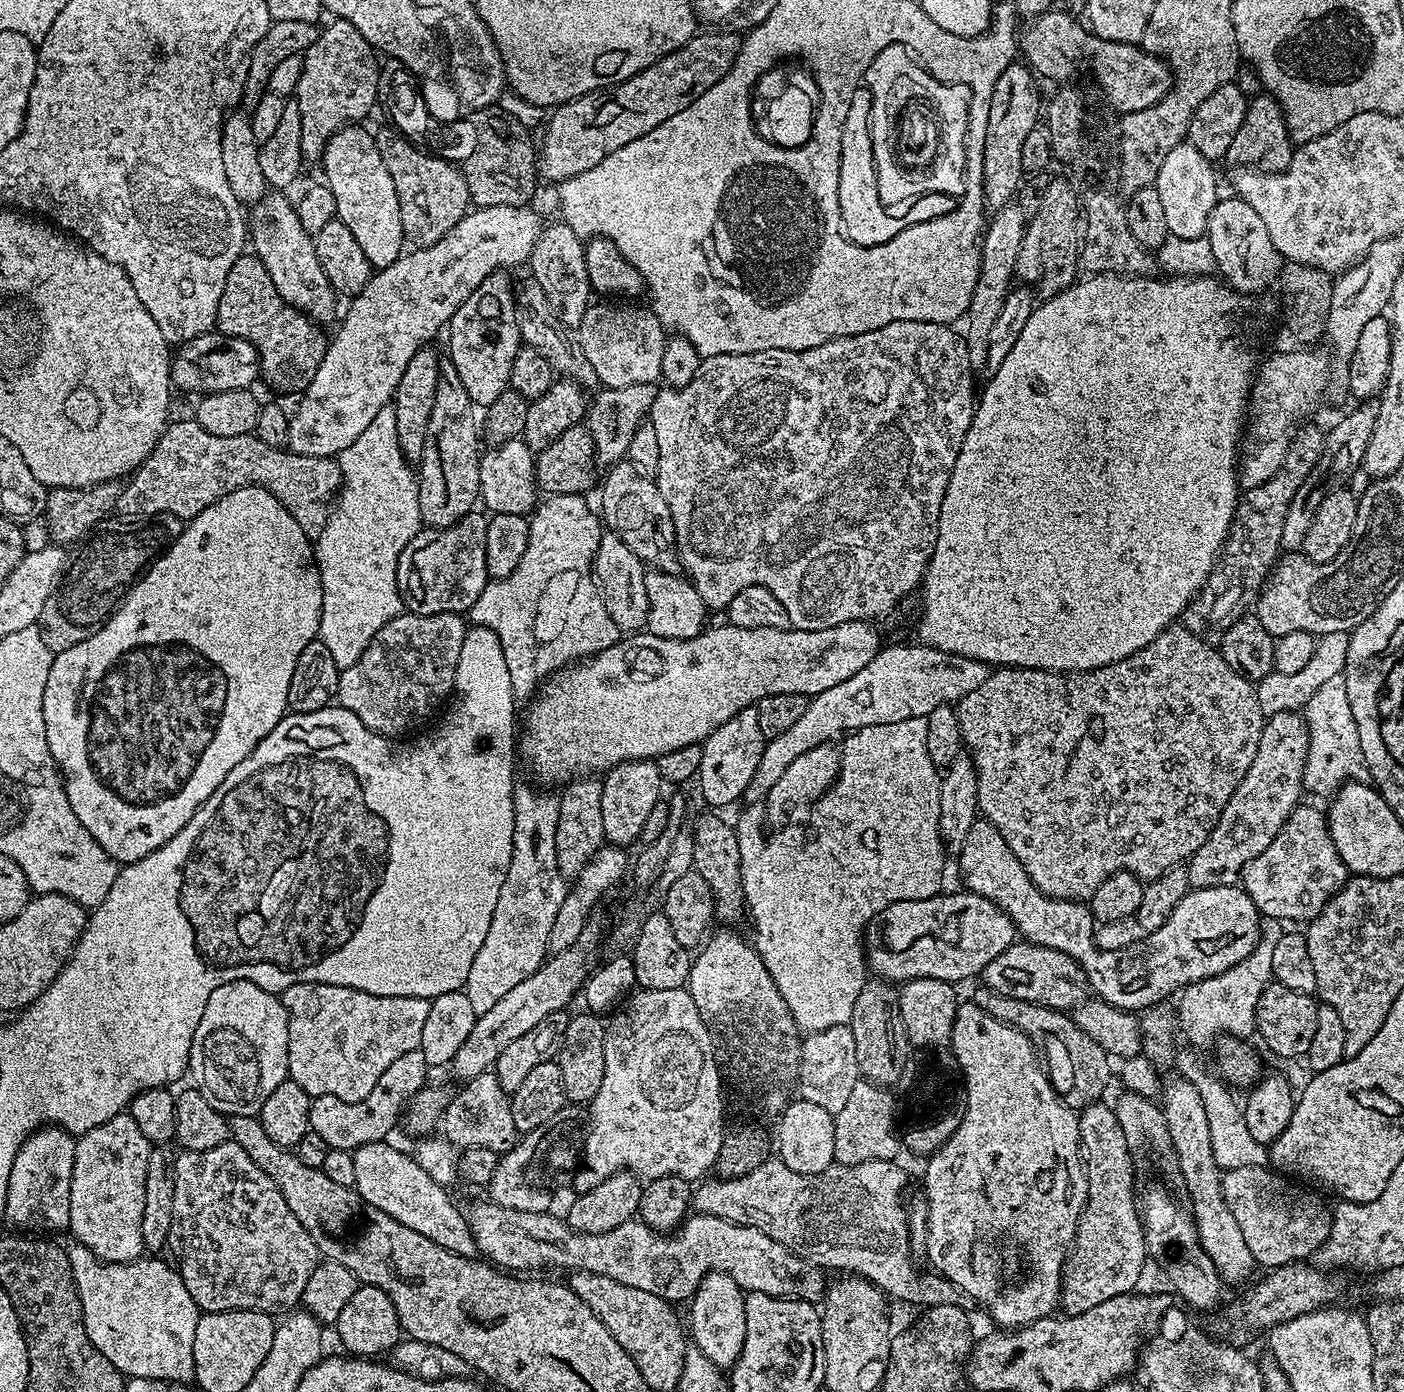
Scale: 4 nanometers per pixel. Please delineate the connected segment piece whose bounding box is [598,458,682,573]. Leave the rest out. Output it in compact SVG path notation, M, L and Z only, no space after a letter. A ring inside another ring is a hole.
M627 458L611 465L603 473L600 488L598 512L607 531L613 532L649 569L658 572L681 571L680 554L676 551L676 531L666 498L658 490L655 479L638 474ZM604 480L604 485L603 484Z

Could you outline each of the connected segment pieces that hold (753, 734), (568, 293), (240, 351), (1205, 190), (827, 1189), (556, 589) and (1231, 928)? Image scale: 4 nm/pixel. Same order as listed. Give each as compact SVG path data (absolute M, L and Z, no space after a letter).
M753 706L734 714L730 722L722 722L718 730L714 730L702 741L702 766L698 777L700 796L705 800L707 807L712 810L724 810L727 804L732 804L743 797L744 791L750 786L750 778L754 778L754 770L758 770L758 762L762 762L766 741L762 734L762 726L758 726L758 710Z
M557 222L549 228L547 225L541 229L538 242L534 242L532 256L527 262L527 267L532 268L531 279L536 280L538 286L542 286L542 294L546 294L550 310L554 310L554 314L569 330L579 329L582 314L586 314L594 296L590 274L586 270L584 245L585 241L578 234L574 234L568 224Z
M219 330L204 332L198 338L190 338L175 349L170 360L172 382L184 392L196 392L209 396L226 390L251 389L255 380L261 379L260 355L250 342L237 336L225 336Z
M1187 142L1174 146L1158 169L1155 187L1164 208L1168 235L1178 238L1198 238L1208 231L1210 214L1218 199L1213 161L1207 160Z
M769 1158L745 1176L705 1179L699 1185L701 1188L697 1187L693 1191L692 1208L702 1216L726 1218L735 1224L762 1230L762 1234L786 1246L794 1255L815 1264L821 1270L841 1268L841 1273L863 1276L893 1301L905 1300L908 1304L924 1304L928 1308L949 1304L965 1310L971 1309L974 1304L972 1296L951 1284L944 1276L932 1270L927 1270L921 1276L916 1273L916 1268L912 1265L914 1249L912 1237L908 1235L906 1200L903 1200L908 1176L898 1165L896 1160L861 1164L834 1162L826 1170L822 1170L822 1174L798 1174L780 1159Z
M549 495L539 501L528 521L530 542L518 567L505 580L492 580L474 602L470 610L471 623L478 628L489 628L502 642L506 670L510 670L510 686L517 701L531 701L540 685L560 668L597 656L602 650L614 646L622 638L621 630L614 626L614 618L604 605L604 593L594 575L594 561L602 535L602 520L597 509L584 501L583 495Z
M977 818L970 834L966 834L966 842L958 853L960 860L960 876L964 879L963 887L982 898L990 898L1016 925L1016 931L1027 943L1046 946L1050 950L1060 950L1062 954L1070 954L1082 966L1088 976L1091 991L1106 1004L1125 1010L1151 1010L1165 1003L1171 992L1179 988L1187 989L1189 985L1202 982L1206 978L1214 978L1230 966L1238 966L1254 950L1262 935L1262 917L1247 892L1240 886L1218 886L1217 888L1194 888L1189 890L1186 898L1178 902L1174 914L1158 929L1150 932L1144 939L1128 948L1116 950L1100 949L1096 944L1097 923L1092 918L1092 909L1087 903L1079 900L1059 900L1050 898L1034 886L1030 874L1022 870L1022 862L1014 858L1014 850L1006 846L1006 838L998 834L998 830L990 821Z

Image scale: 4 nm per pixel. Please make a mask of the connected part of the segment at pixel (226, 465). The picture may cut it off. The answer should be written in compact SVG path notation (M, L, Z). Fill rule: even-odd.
M194 418L188 420L173 419L165 427L160 441L154 446L151 456L147 456L130 479L120 490L120 497L115 506L117 513L124 516L148 516L144 518L159 518L176 516L185 522L194 519L206 506L218 502L226 494L230 494L239 488L251 488L259 486L267 488L278 502L296 519L298 526L306 534L310 541L316 541L322 534L322 526L326 526L328 513L334 507L334 501L342 487L340 479L340 461L330 456L303 456L284 448L266 446L255 436L235 436L234 438L222 438L222 434L210 434L210 430L203 428Z

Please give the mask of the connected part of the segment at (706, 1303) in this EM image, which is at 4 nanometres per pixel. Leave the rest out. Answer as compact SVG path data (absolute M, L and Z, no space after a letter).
M708 1272L687 1305L691 1343L721 1370L731 1370L736 1365L746 1342L745 1295L744 1289L730 1278L730 1274Z

